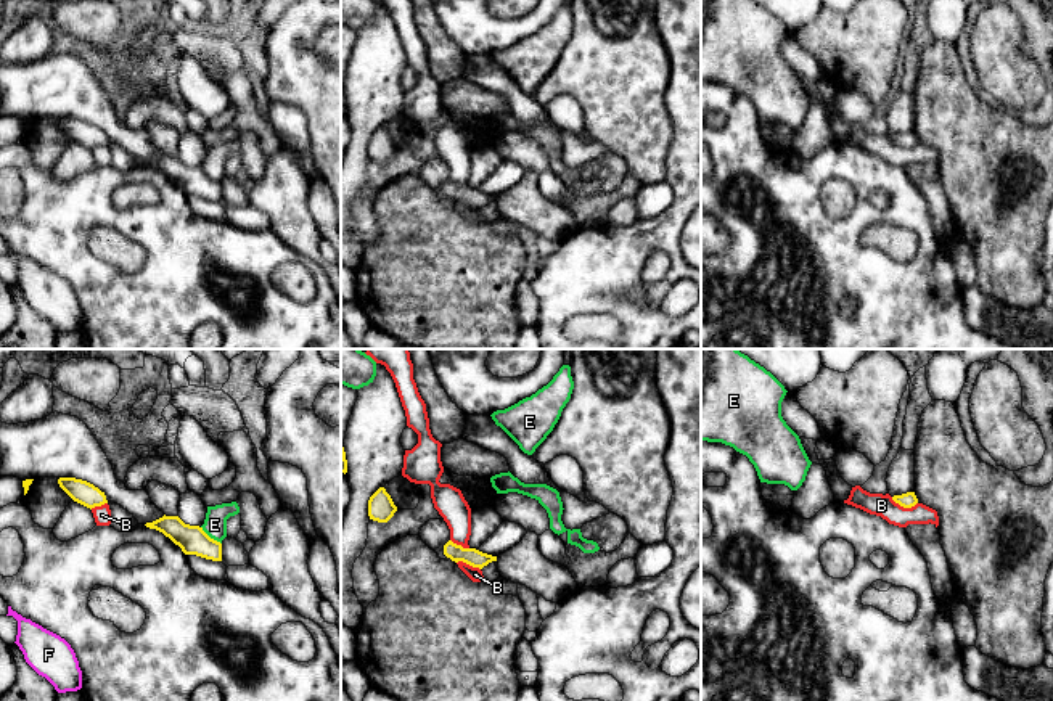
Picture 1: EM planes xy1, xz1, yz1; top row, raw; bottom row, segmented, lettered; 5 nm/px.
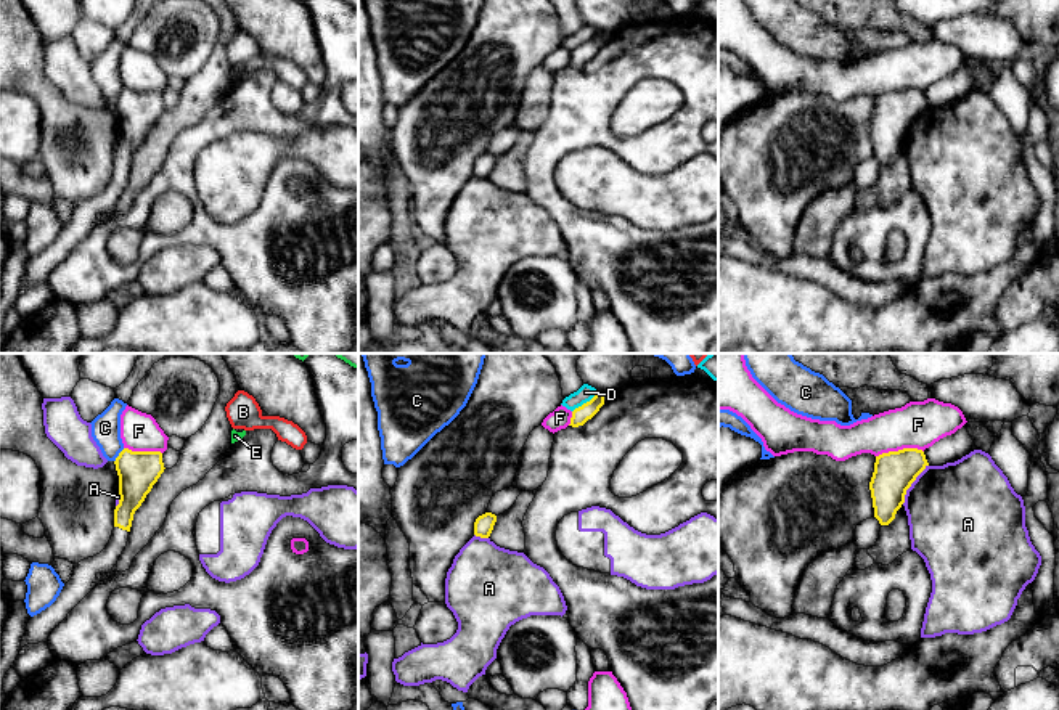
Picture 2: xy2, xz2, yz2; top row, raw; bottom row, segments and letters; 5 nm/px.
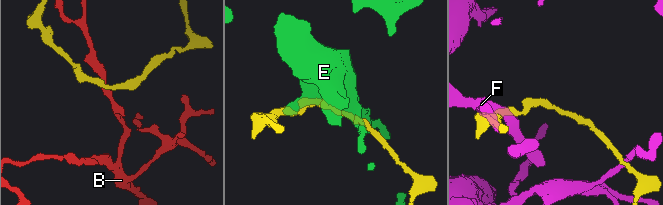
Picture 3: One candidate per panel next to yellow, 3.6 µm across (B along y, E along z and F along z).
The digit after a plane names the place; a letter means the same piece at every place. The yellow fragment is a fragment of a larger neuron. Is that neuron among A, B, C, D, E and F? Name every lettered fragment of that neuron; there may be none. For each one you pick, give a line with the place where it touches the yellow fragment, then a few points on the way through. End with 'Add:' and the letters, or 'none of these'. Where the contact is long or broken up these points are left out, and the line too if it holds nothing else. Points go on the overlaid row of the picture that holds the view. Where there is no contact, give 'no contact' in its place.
Add: none of these

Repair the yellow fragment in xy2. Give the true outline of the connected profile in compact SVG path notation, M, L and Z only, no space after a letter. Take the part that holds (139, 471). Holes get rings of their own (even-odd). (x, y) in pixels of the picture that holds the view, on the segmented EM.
M124 448L114 461L119 475L119 504L114 509L114 530L106 548L76 564L71 580L56 601L31 617L21 639L27 644L47 643L51 631L67 614L112 570L127 546L135 511L164 472L161 451L132 451Z

